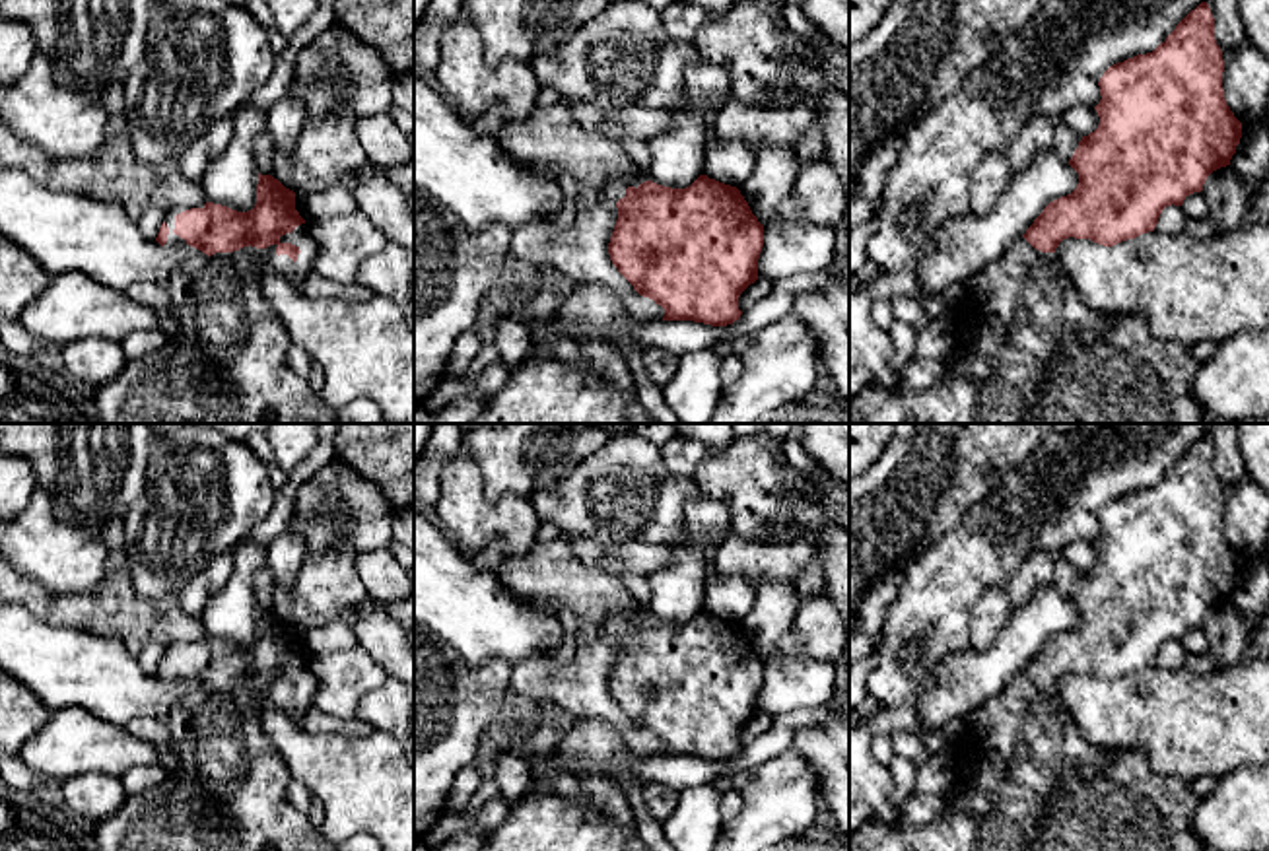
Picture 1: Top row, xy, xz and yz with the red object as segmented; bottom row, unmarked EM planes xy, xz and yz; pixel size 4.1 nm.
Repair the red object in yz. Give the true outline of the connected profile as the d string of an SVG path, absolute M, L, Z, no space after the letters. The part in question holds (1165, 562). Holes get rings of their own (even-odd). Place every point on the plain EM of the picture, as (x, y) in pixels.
M1201 437L1191 445L1152 488L1137 490L1110 501L1098 517L1102 534L1094 544L1100 552L1100 560L1094 567L1082 571L1079 583L1069 595L1069 600L1079 608L1077 624L1071 630L1049 637L1022 672L1012 676L997 696L981 703L977 711L964 721L966 734L952 752L952 758L956 760L956 775L946 791L944 814L925 826L900 826L898 822L886 822L871 814L861 828L851 834L849 851L1205 851L1199 835L1191 828L1191 820L1203 799L1191 791L1189 781L1152 771L1149 758L1139 750L1106 750L1086 742L1055 690L1055 684L1069 672L1090 674L1098 680L1114 682L1121 676L1154 666L1166 641L1182 641L1189 630L1203 626L1203 620L1213 606L1230 600L1242 573L1242 558L1226 540L1222 507L1222 486L1215 474L1215 453L1207 437Z

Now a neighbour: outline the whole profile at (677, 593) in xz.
M686 530L686 540L670 544L672 563L647 575L651 596L645 602L649 616L686 624L703 610L703 583L707 562Z

